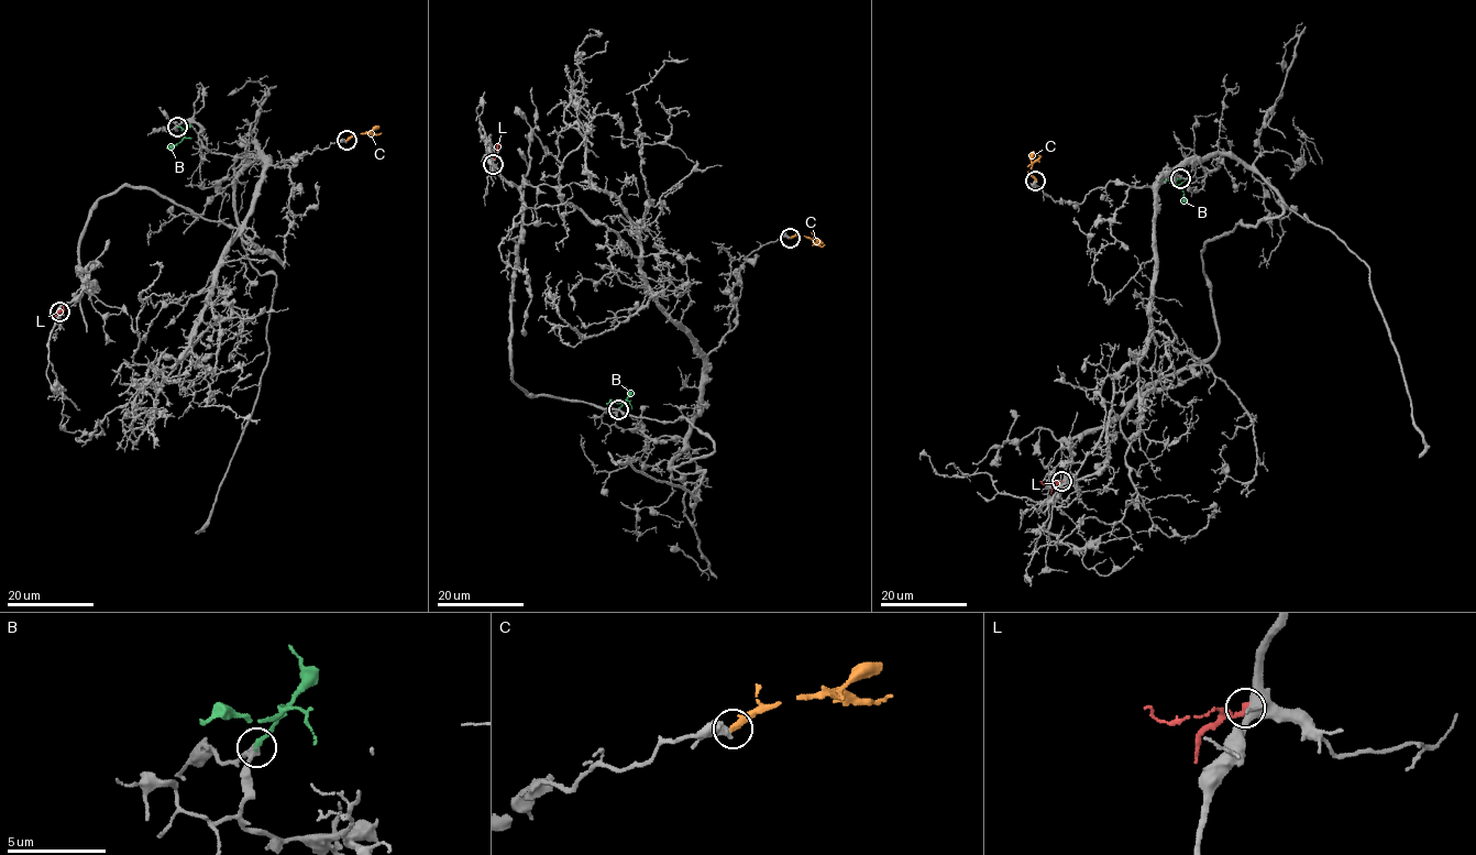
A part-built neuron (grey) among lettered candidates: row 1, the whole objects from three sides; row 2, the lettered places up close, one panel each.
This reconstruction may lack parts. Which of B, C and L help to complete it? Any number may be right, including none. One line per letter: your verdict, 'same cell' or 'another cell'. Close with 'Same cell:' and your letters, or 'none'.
B: same cell
C: another cell
L: another cell
Same cell: B

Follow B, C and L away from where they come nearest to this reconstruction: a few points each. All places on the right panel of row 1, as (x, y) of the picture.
B: (1180, 178), (1175, 183), (1187, 203)
C: (1035, 181), (1031, 168), (1038, 155)
L: (1061, 482), (1044, 484), (1039, 481)

